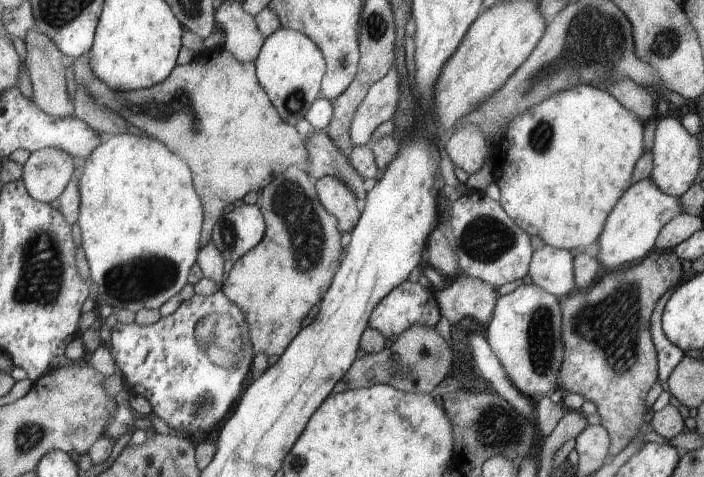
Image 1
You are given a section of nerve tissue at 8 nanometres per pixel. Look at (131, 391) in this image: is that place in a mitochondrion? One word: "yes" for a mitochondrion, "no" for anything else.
no

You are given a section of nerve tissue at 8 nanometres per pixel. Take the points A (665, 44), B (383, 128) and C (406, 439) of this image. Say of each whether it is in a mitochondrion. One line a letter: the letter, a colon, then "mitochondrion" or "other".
A: mitochondrion
B: other
C: other

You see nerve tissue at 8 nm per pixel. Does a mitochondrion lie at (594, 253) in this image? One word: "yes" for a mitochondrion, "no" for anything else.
no

